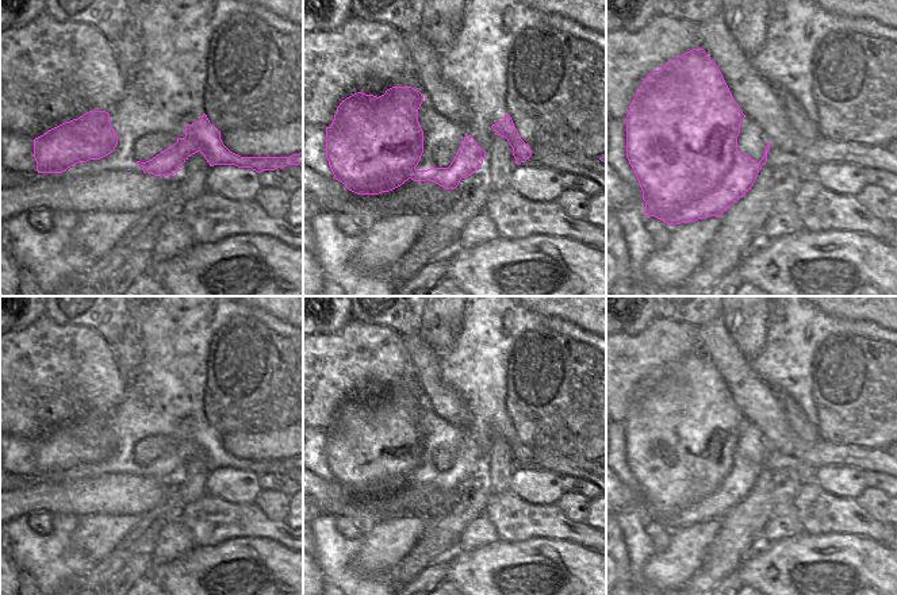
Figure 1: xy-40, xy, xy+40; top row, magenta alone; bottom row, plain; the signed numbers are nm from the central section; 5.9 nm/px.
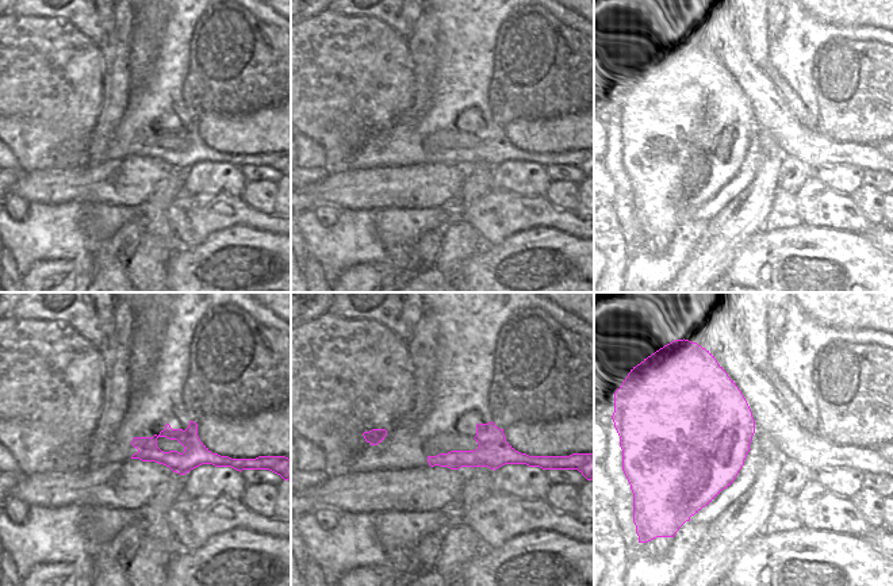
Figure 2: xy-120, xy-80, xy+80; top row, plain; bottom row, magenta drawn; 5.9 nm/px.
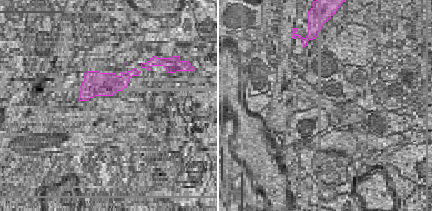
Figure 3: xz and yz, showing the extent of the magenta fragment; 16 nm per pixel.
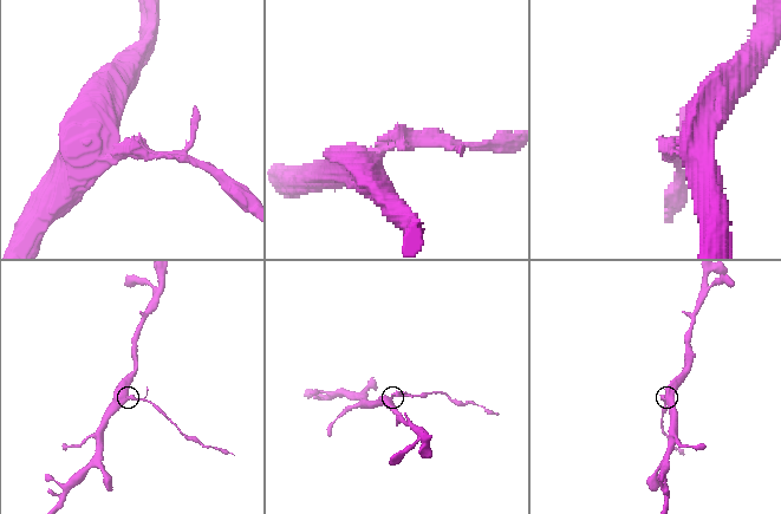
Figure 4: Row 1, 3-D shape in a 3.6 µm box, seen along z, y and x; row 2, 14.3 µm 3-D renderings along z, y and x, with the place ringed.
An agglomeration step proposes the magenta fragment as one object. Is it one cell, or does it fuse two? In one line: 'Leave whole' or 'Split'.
Split.

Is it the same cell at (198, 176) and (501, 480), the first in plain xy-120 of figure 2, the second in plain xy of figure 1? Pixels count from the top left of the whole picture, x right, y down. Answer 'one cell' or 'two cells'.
two cells

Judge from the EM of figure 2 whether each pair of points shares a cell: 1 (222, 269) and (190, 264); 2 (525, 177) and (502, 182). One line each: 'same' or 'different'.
1: same
2: same

